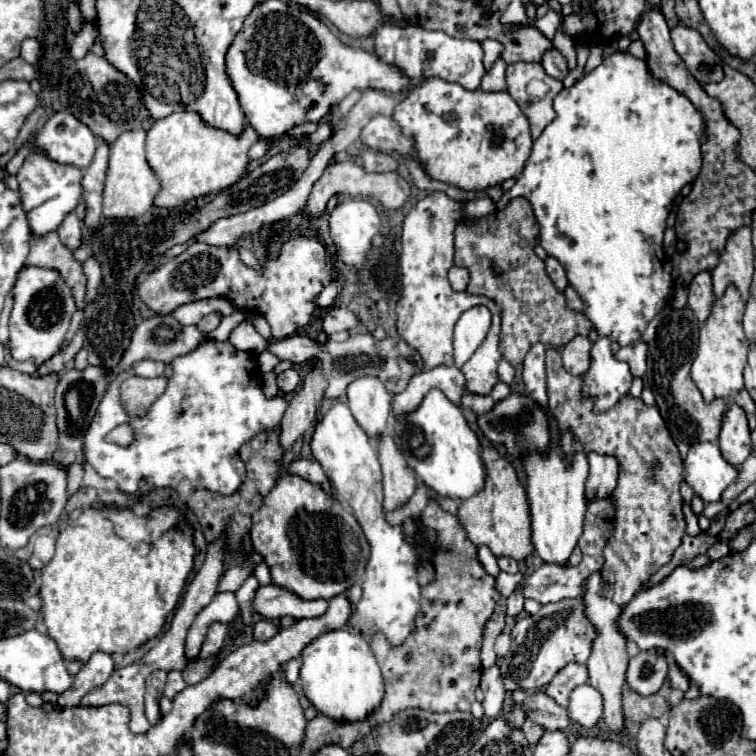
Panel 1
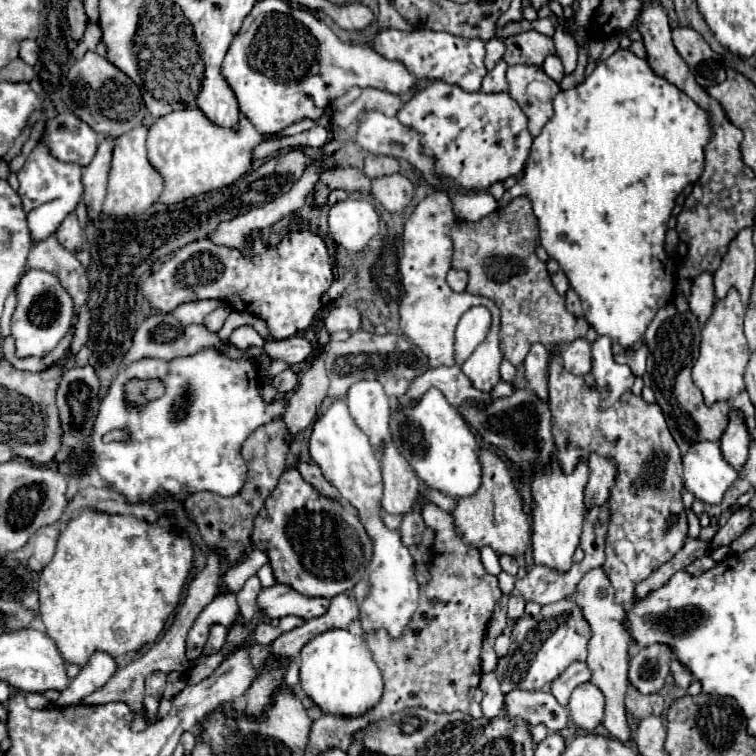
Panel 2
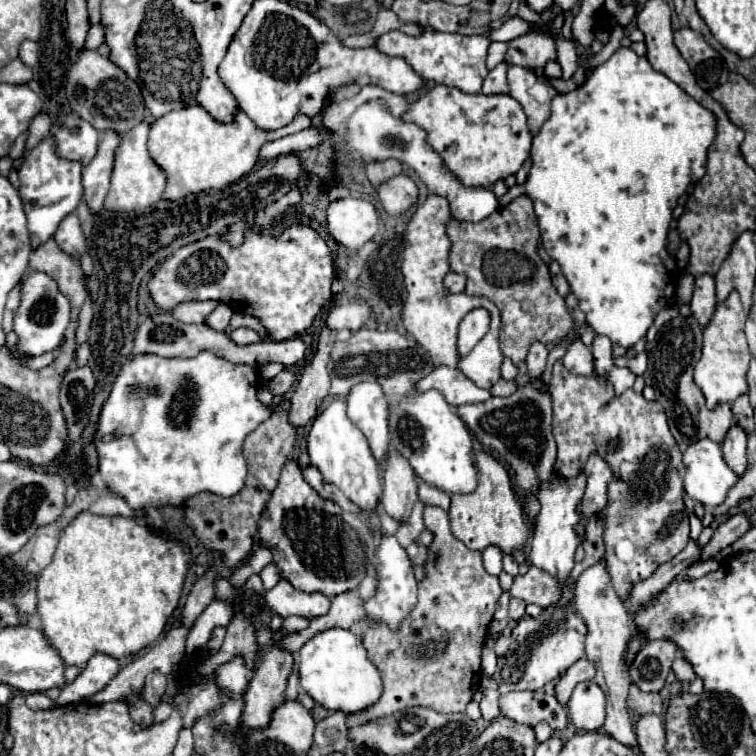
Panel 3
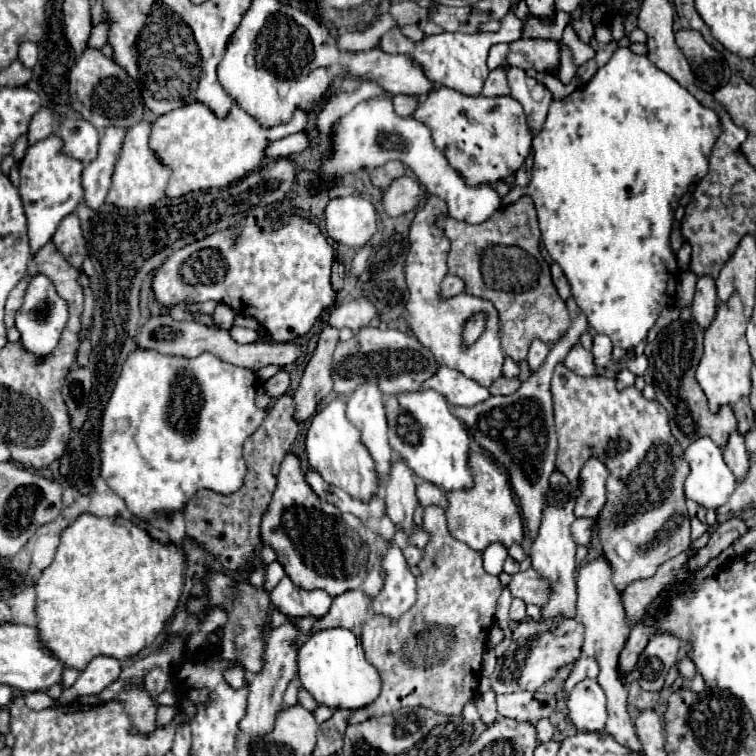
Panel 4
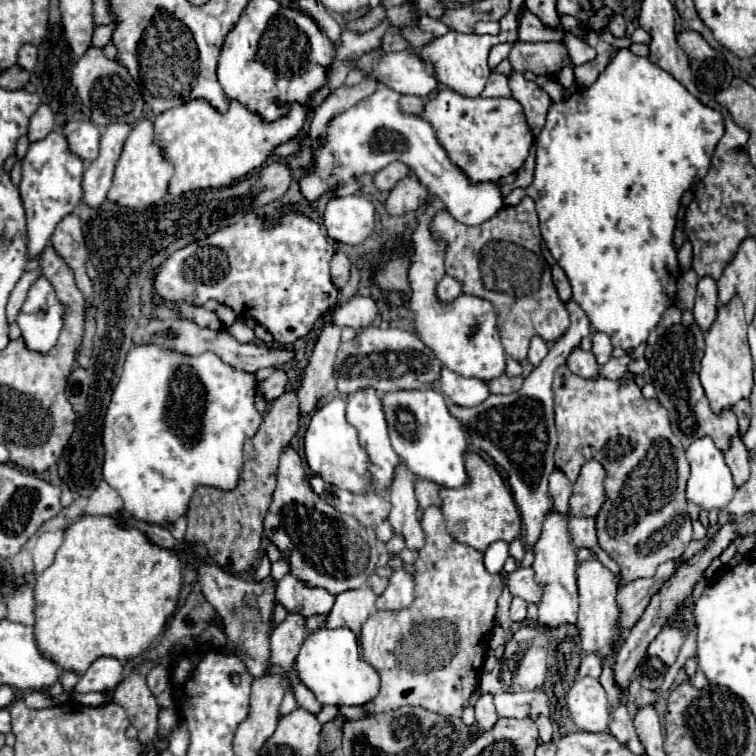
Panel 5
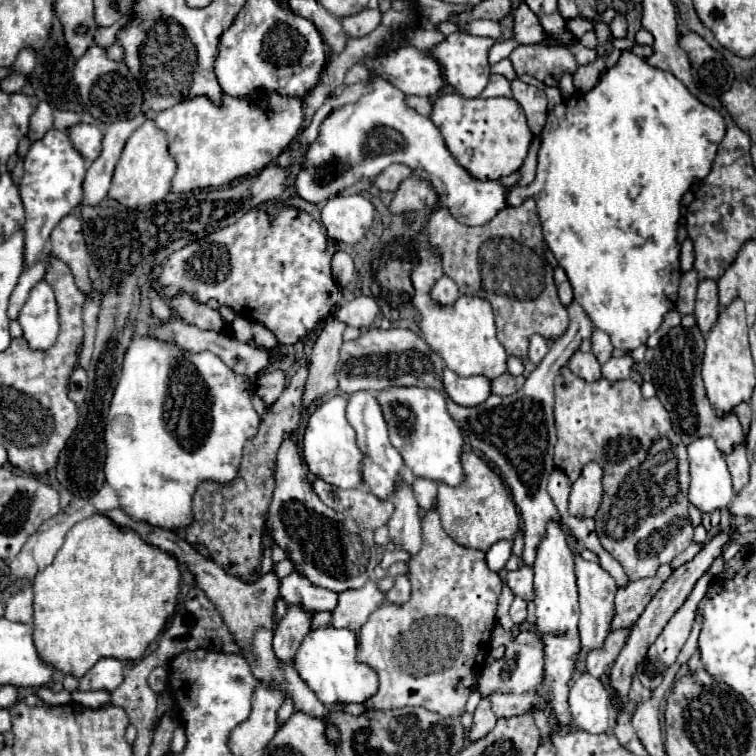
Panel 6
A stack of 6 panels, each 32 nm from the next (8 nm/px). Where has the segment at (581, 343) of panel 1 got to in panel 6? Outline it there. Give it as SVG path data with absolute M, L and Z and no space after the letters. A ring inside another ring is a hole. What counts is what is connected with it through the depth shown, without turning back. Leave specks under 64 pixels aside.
M576 350L576 354L572 354L572 358L568 362L568 368L576 376L580 376L580 378L584 378L588 382L594 382L594 380L602 378L600 364L598 364L598 360L596 360L596 356L592 352L580 352L580 350Z

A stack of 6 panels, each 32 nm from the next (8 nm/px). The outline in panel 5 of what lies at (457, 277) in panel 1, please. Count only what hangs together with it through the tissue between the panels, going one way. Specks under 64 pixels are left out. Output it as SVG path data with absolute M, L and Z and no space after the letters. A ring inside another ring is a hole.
M444 276L444 278L440 280L440 284L438 284L436 294L438 294L440 300L450 302L450 300L454 300L456 296L462 294L462 286L460 286L460 282L456 282L456 278L452 278L452 276Z

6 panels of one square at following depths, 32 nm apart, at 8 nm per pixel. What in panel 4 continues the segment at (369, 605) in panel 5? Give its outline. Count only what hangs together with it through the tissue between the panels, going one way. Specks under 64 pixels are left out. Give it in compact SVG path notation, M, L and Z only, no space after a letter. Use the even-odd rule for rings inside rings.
M350 590L332 600L332 608L326 616L318 618L310 634L326 628L356 628L370 618L370 598L362 590Z

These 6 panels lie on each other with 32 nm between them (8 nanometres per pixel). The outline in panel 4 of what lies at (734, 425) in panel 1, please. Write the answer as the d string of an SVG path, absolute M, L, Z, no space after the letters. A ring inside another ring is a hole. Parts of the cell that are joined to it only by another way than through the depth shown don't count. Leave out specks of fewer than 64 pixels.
M734 430L722 450L724 450L724 462L734 472L736 480L744 480L748 472L748 452L744 446L744 434Z

